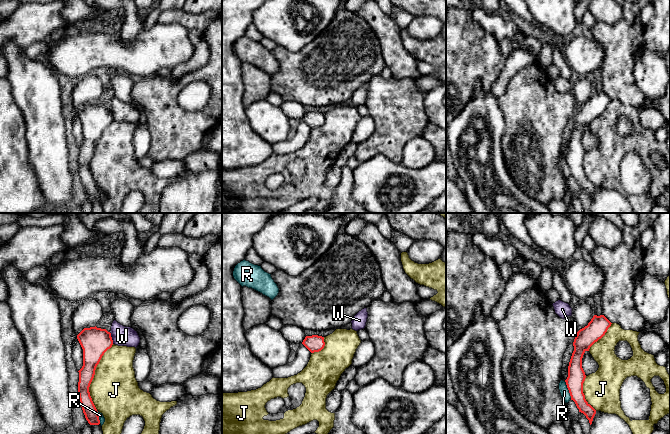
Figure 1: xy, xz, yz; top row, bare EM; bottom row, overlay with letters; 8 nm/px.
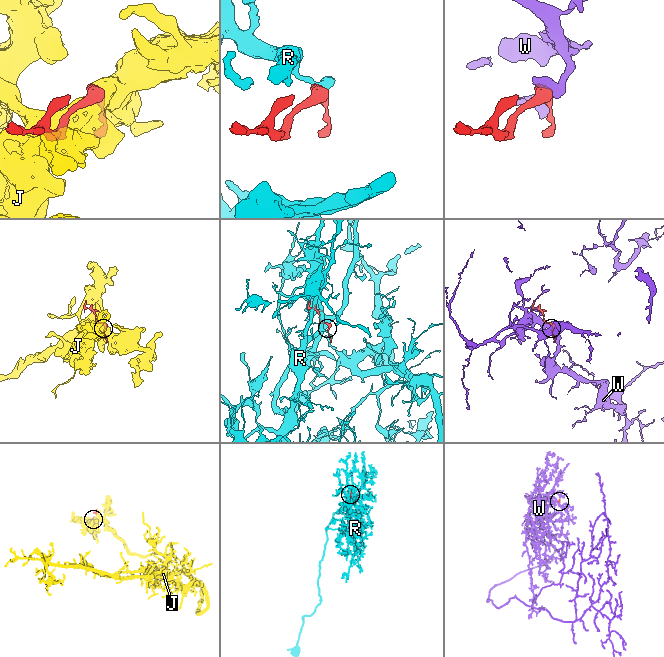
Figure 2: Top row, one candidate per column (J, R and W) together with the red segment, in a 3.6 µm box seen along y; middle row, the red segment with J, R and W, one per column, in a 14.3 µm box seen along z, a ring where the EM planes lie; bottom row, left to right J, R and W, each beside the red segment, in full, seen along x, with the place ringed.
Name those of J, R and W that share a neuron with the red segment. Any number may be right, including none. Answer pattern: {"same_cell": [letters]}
{"same_cell": []}

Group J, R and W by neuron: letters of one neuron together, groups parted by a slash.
J / R / W

